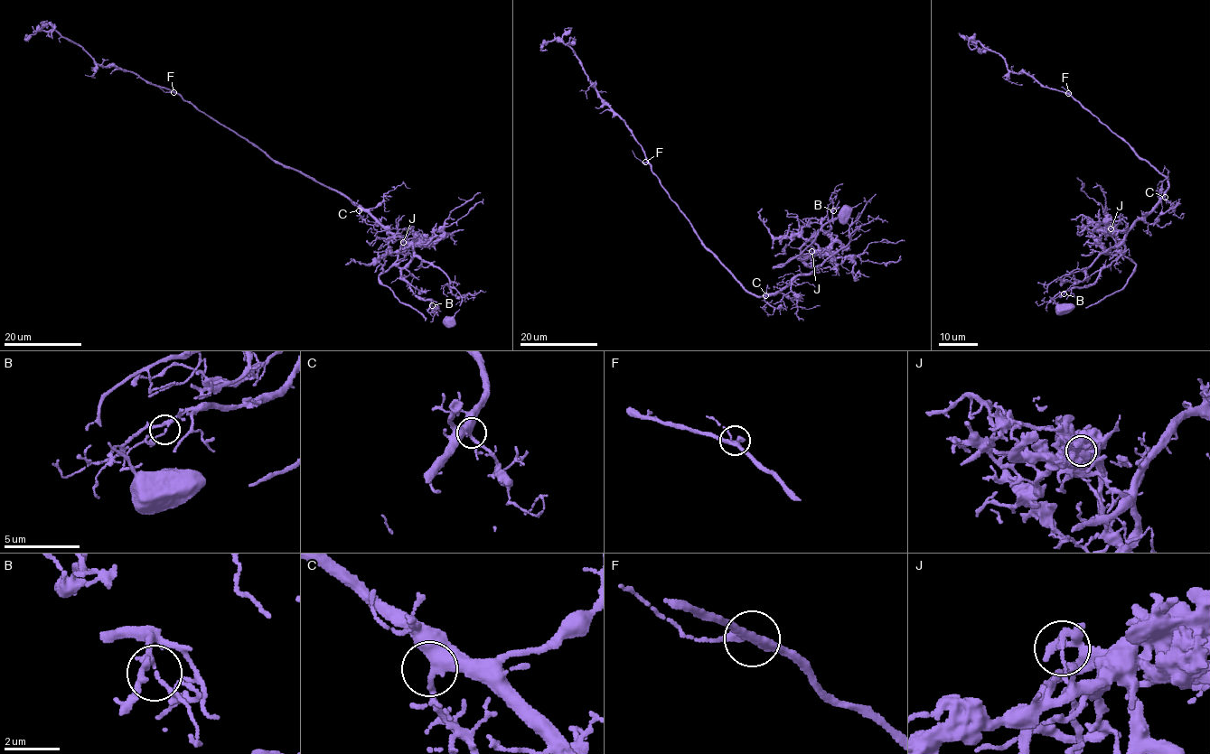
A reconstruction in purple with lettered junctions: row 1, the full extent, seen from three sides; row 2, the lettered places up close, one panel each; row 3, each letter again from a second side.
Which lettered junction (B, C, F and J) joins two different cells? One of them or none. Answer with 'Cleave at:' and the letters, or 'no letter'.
Cleave at: J

